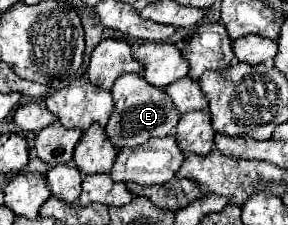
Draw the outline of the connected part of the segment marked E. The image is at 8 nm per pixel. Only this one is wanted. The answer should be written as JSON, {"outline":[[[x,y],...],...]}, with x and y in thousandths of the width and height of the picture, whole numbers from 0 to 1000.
{"outline":[[[458,324],[458,333],[410,342],[382,413],[396,431],[396,493],[361,582],[368,582],[368,609],[389,627],[389,644],[403,653],[403,671],[431,653],[479,653],[528,609],[576,609],[625,529],[625,502],[604,484],[604,458],[590,449],[590,431],[576,431],[563,396],[535,396],[528,378],[507,378],[493,333]]]}

